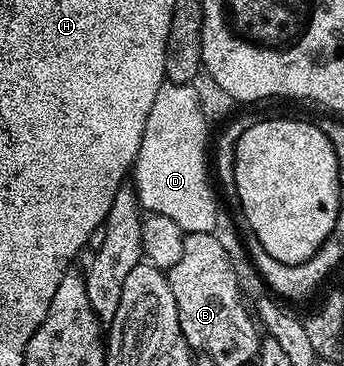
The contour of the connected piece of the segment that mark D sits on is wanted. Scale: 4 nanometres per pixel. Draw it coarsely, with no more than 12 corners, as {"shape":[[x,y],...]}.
{"shape":[[164,81],[133,167],[148,215],[184,235],[219,222],[207,118]]}

